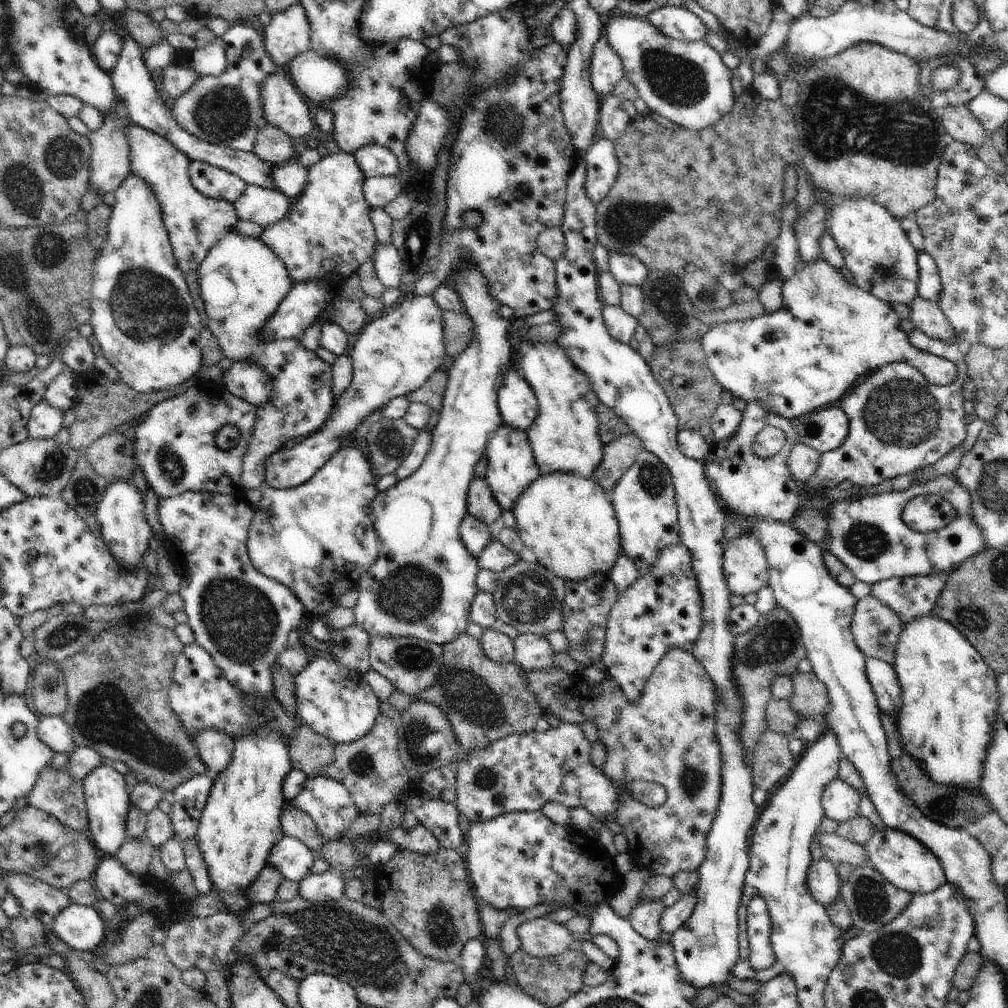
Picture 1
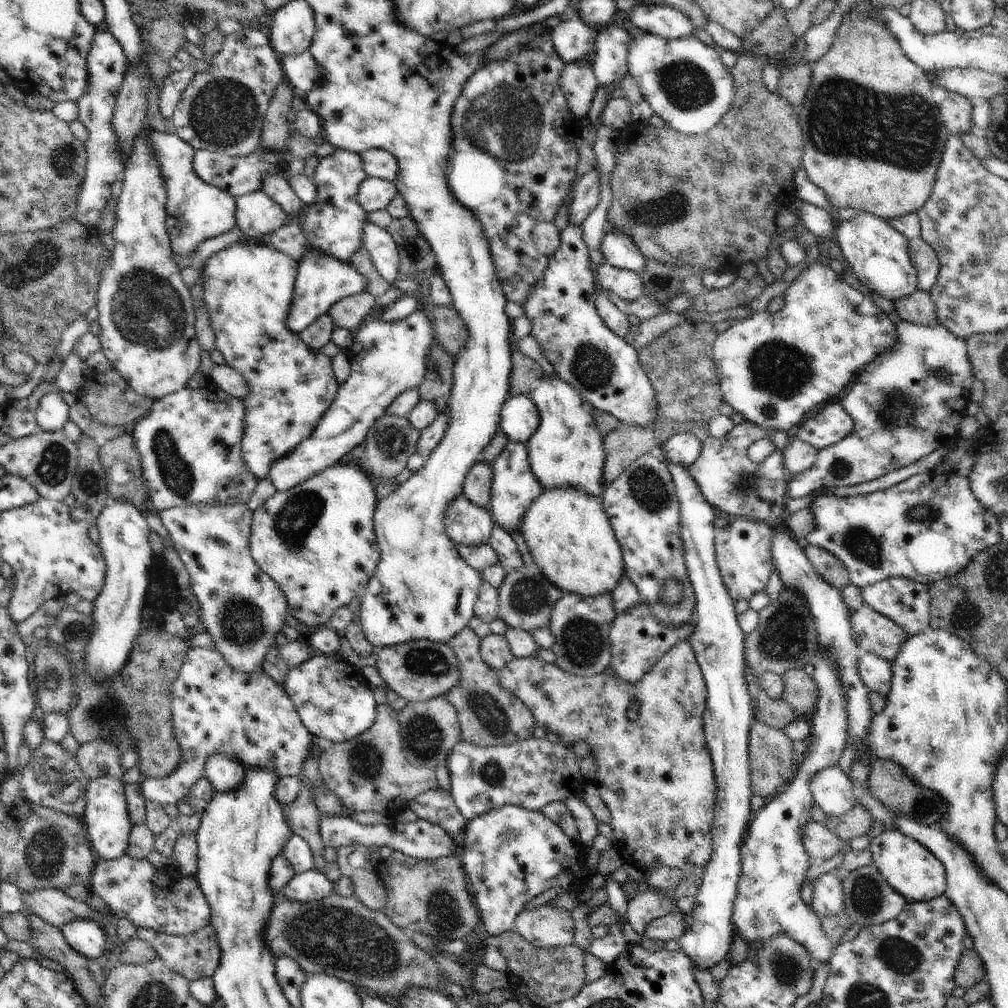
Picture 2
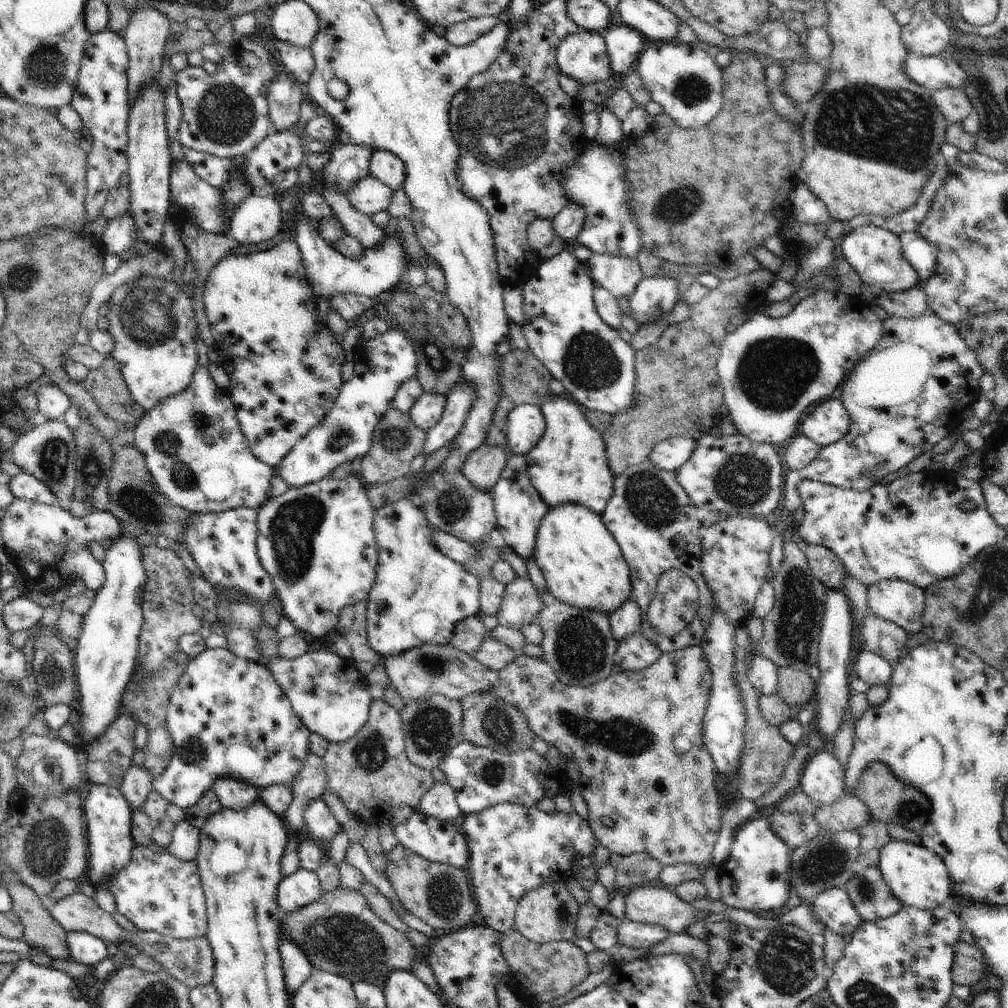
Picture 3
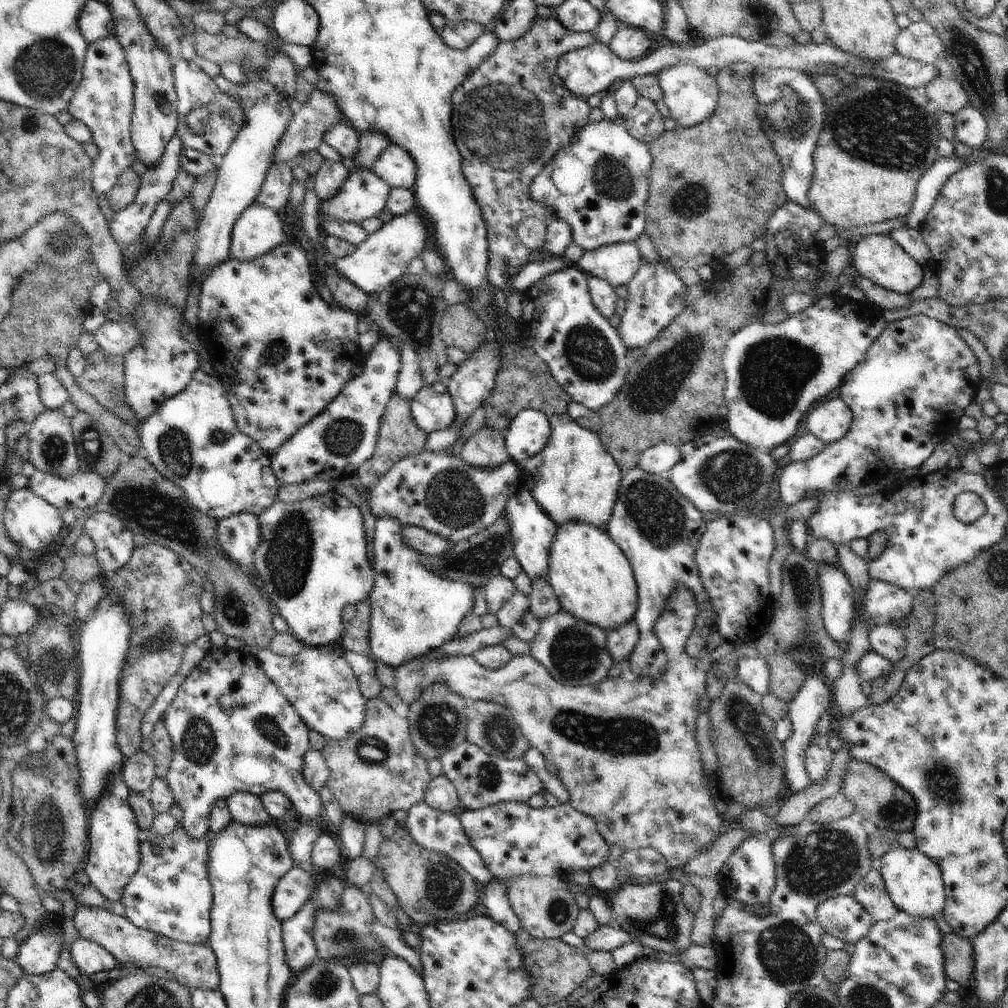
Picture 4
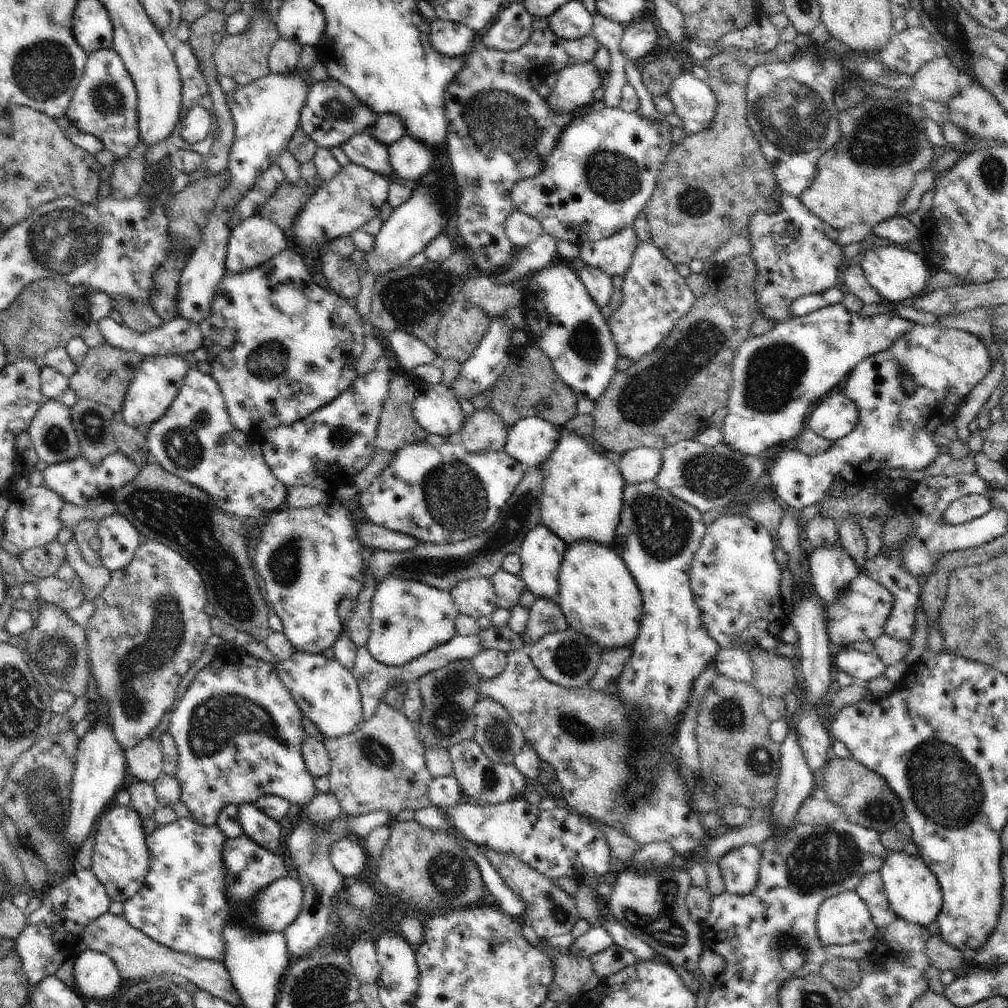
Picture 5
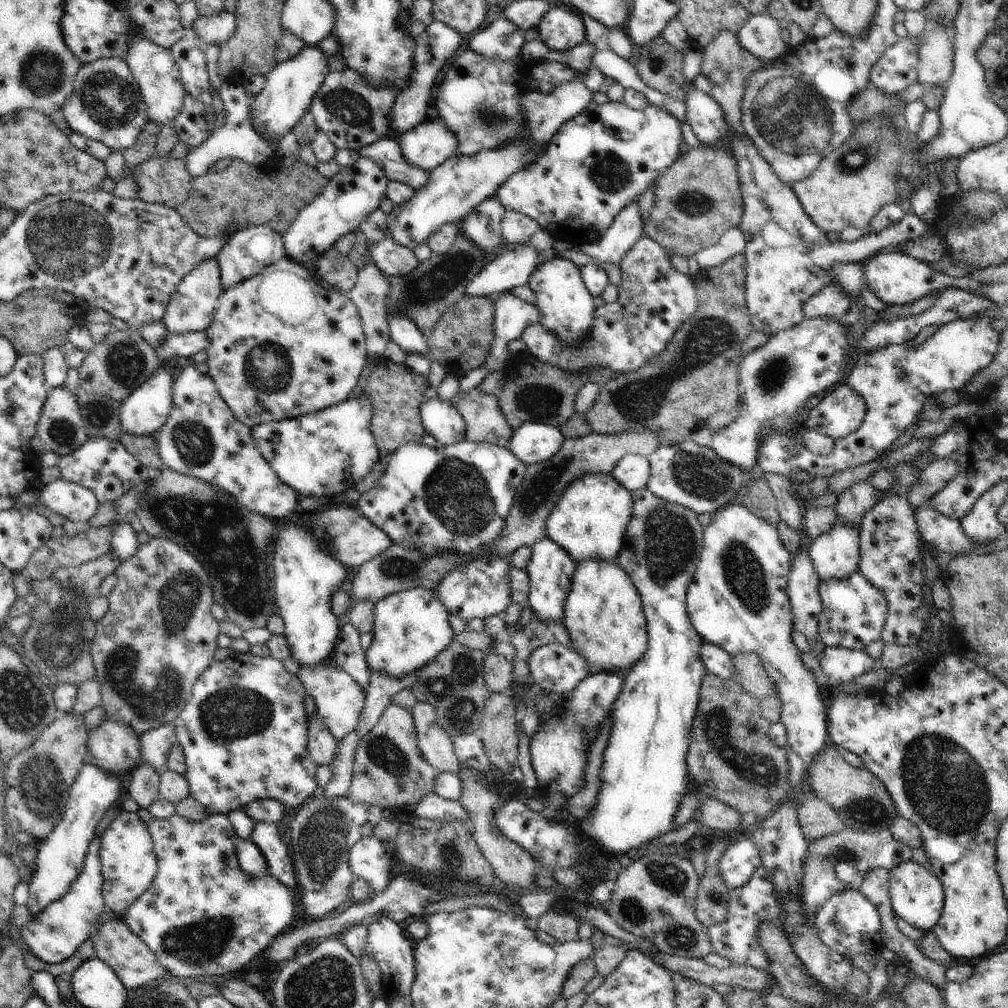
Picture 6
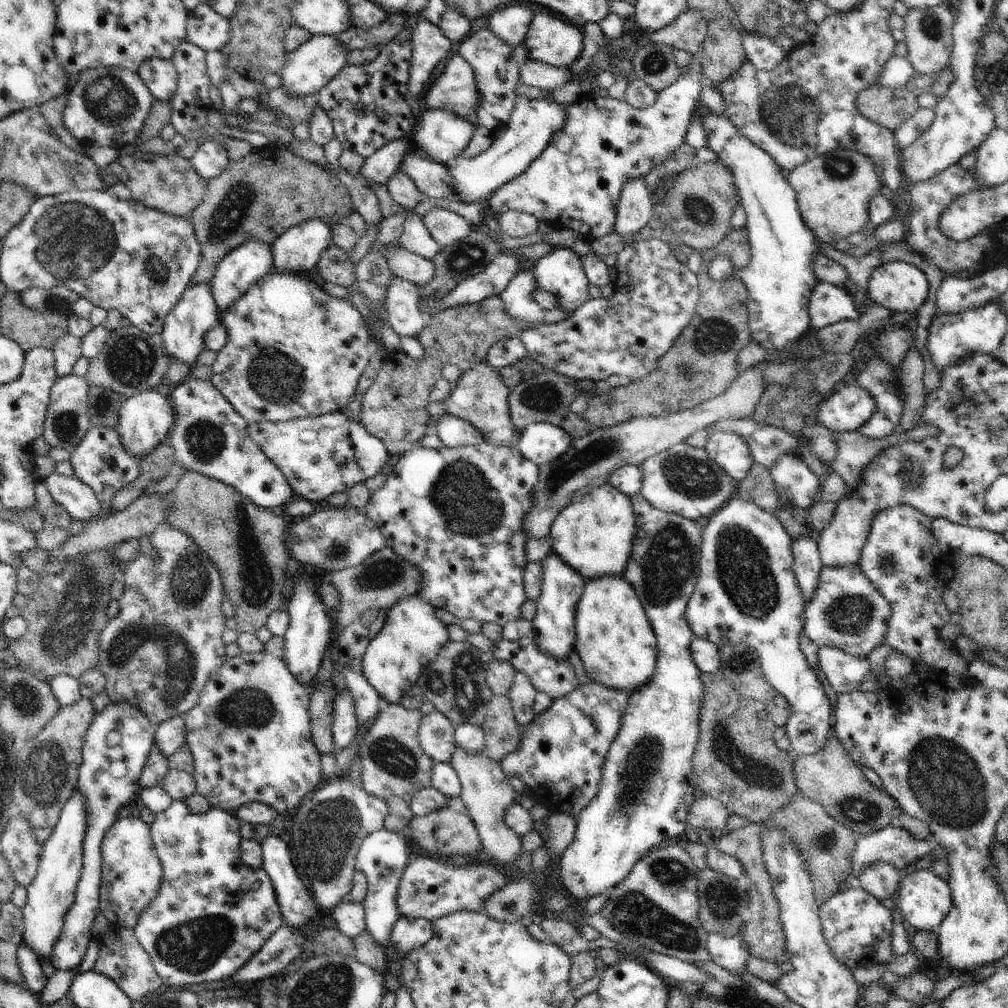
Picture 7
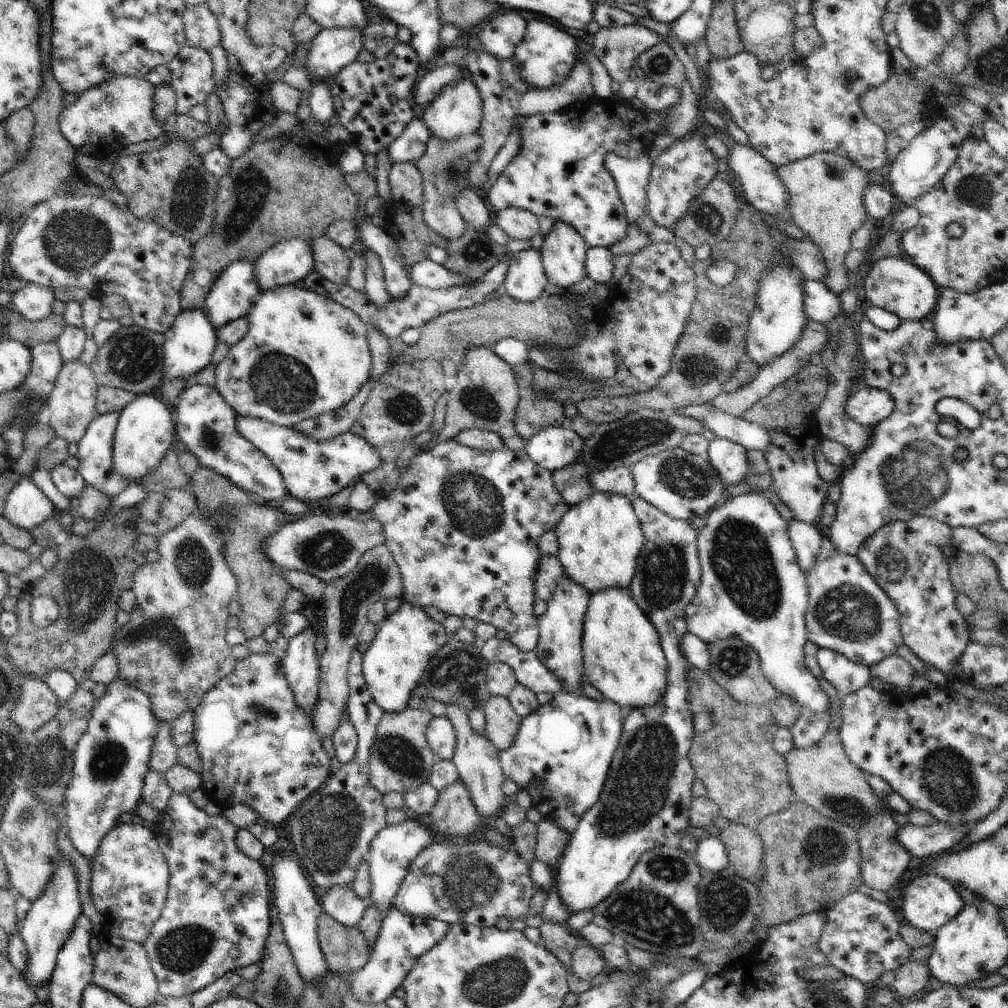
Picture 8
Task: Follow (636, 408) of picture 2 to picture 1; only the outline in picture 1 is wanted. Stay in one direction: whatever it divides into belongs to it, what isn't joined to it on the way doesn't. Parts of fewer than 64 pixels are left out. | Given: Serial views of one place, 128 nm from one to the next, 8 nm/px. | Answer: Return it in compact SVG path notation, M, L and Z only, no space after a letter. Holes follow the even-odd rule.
M582 158L578 159L574 171L569 175L567 181L567 202L566 211L563 217L563 224L560 230L564 234L567 248L566 253L560 261L555 263L557 275L558 297L552 311L558 315L555 322L562 326L562 334L555 340L560 347L565 349L571 362L583 371L590 380L596 397L601 404L614 410L614 413L627 423L632 433L641 441L642 447L654 454L667 468L673 479L675 487L675 500L677 503L677 520L679 523L679 538L691 551L693 559L692 569L699 583L700 595L703 599L703 632L696 642L693 656L704 666L708 675L715 685L717 696L715 710L715 732L723 753L723 778L722 797L719 808L716 812L714 823L707 837L707 854L704 863L698 868L699 882L696 888L697 904L690 918L672 934L671 944L673 945L675 960L680 970L680 975L686 983L689 983L696 991L708 988L708 986L726 985L728 976L739 958L739 940L742 934L739 931L738 910L741 904L741 895L744 889L745 875L749 868L749 846L752 827L757 822L760 814L759 807L752 800L752 792L755 790L751 768L747 766L746 754L739 736L741 726L742 700L739 698L735 688L734 672L732 671L734 657L735 638L728 631L728 614L732 609L730 604L731 593L727 588L723 576L723 555L726 540L724 538L726 514L724 507L718 500L712 484L706 477L704 464L684 455L678 447L678 434L680 432L679 420L671 408L671 401L666 392L657 382L654 374L650 371L640 354L629 345L614 339L606 329L601 309L599 273L595 262L593 251L597 244L595 206L585 192L587 171Z

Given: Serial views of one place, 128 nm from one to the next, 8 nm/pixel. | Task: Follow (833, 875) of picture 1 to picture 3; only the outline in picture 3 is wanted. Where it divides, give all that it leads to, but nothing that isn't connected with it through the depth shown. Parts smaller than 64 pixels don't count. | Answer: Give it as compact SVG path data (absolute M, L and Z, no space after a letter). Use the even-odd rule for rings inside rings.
M845 888L820 892L812 908L820 922L840 936L853 935L864 922L862 916L856 912Z

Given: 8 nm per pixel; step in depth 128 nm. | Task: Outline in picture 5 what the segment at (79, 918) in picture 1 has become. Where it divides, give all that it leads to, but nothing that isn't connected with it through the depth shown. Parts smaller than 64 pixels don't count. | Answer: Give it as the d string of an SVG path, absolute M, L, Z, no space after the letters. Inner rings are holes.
M90 949L75 955L73 975L78 993L84 1000L95 1000L103 1005L106 1004L104 1000L112 998L124 984L112 958Z

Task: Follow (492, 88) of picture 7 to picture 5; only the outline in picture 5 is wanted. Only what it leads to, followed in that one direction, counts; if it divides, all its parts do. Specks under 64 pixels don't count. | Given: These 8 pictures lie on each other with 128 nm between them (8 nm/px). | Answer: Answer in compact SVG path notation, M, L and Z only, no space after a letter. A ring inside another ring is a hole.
M514 3L505 5L498 17L490 24L488 32L482 36L480 44L488 50L500 50L500 52L514 52L521 46L524 46L530 36L532 36L534 28L532 28L532 16L524 10L522 3Z

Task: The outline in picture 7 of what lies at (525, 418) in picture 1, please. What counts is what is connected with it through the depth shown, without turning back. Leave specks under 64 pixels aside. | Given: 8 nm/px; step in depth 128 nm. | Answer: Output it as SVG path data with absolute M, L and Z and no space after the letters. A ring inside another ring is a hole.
M537 422L520 433L517 449L524 458L544 466L560 458L572 444L573 438L561 426Z

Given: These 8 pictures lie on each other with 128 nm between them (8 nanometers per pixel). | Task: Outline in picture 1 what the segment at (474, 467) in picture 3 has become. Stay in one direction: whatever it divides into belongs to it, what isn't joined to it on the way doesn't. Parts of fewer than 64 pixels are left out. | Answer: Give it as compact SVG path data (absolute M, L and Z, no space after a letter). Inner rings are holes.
M476 477L471 481L467 495L468 513L488 527L502 515L503 509L492 495L485 478Z

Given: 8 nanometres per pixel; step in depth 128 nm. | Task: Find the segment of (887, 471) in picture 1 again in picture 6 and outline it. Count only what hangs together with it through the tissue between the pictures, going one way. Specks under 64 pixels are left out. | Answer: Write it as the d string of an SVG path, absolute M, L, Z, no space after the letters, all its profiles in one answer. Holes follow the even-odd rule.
M990 316L958 319L940 326L920 348L902 343L863 354L846 374L846 384L866 400L866 416L858 430L844 438L835 439L832 454L825 457L808 450L791 434L770 431L760 440L757 456L759 468L764 474L778 474L790 481L794 478L794 472L806 470L810 474L810 480L792 488L802 498L803 505L808 506L813 500L810 484L816 478L828 479L842 470L877 460L892 444L900 440L910 424L919 422L918 416L924 408L926 398L940 396L946 390L960 391L968 385L968 380L976 372L990 366L998 352L1001 337L1000 332L992 327L993 321Z

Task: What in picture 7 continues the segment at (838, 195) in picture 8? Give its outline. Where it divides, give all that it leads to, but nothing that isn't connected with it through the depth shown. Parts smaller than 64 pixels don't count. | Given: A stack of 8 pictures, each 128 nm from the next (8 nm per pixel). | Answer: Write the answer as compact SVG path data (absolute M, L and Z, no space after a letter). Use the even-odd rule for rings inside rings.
M839 148L800 164L786 174L785 179L796 190L804 224L817 239L831 247L837 240L846 239L856 232L868 231L870 200L884 184L883 174L874 168L870 158L862 156L860 152Z

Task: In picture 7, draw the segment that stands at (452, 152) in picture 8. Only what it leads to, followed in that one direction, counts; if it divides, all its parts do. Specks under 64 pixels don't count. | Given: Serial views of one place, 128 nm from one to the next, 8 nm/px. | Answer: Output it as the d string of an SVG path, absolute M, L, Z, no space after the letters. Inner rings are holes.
M434 207L422 216L426 230L442 247L466 238L472 232L471 224L456 212Z

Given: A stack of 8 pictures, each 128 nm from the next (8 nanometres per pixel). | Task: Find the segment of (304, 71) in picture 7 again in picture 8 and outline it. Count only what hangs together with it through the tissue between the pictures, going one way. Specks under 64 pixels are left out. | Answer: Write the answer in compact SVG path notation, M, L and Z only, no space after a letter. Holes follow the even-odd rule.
M328 28L315 36L306 56L306 68L316 83L333 78L364 49L362 28Z

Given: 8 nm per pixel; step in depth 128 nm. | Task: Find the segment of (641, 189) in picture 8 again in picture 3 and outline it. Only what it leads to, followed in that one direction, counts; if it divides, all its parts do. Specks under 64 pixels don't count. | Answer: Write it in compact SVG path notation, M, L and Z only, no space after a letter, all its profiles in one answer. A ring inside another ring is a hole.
M592 253L585 263L595 284L602 286L618 299L632 296L643 278L637 258Z

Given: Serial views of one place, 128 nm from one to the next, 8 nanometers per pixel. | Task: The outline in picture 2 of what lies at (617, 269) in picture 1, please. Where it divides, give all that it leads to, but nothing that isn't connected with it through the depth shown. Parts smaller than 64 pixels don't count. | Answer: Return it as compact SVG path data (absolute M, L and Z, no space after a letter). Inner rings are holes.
M612 228L605 230L600 252L602 252L606 262L612 264L614 268L632 270L636 274L641 274L647 260L640 252L640 248L632 242L630 236L626 236L618 230L612 230Z

